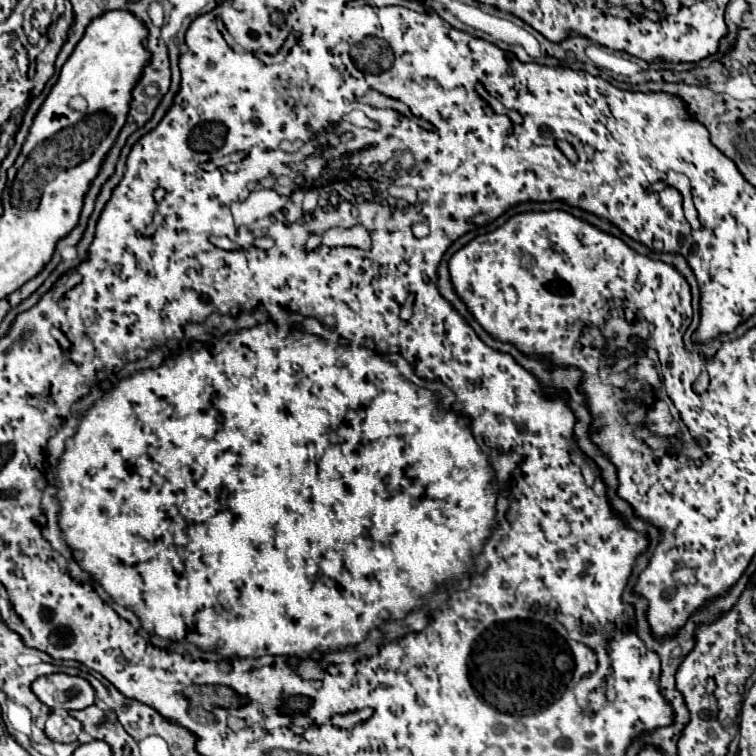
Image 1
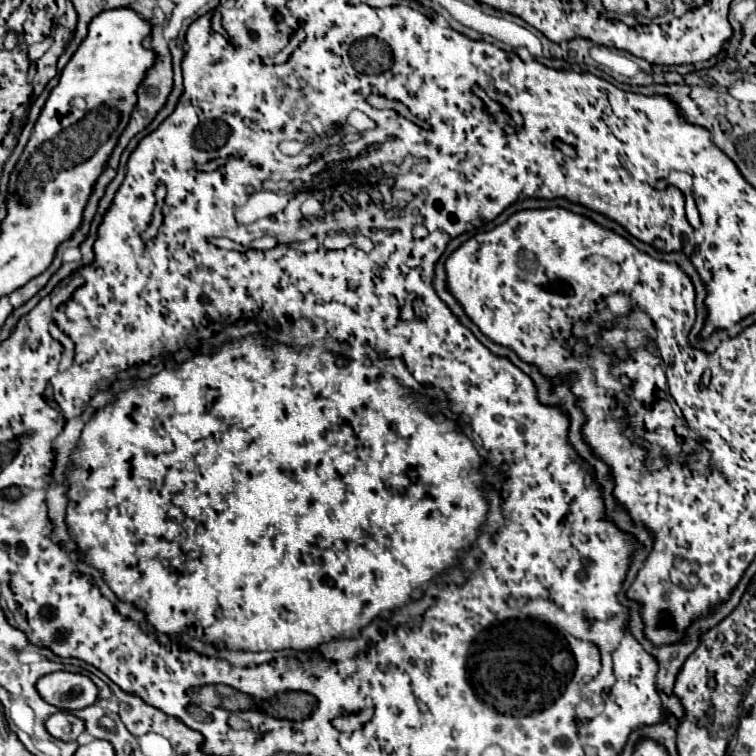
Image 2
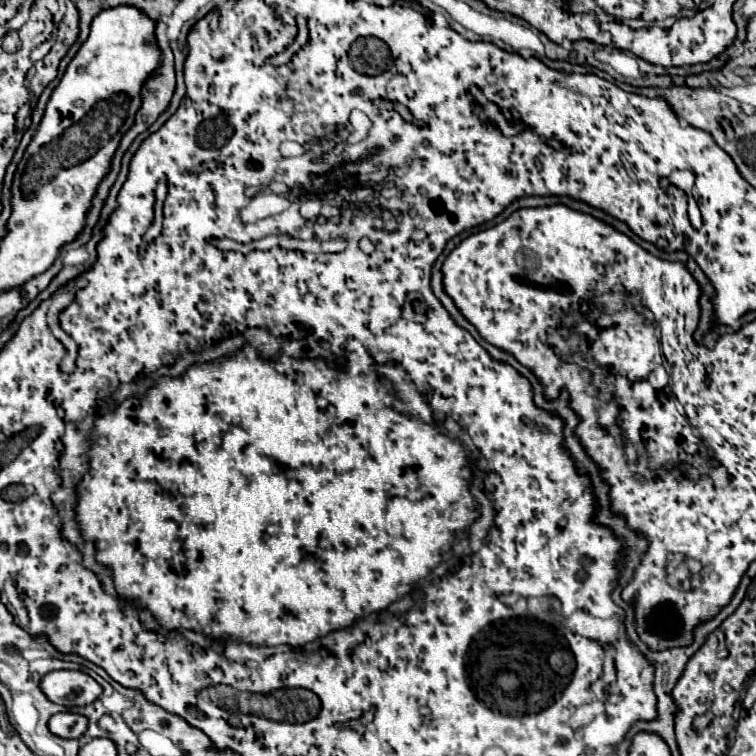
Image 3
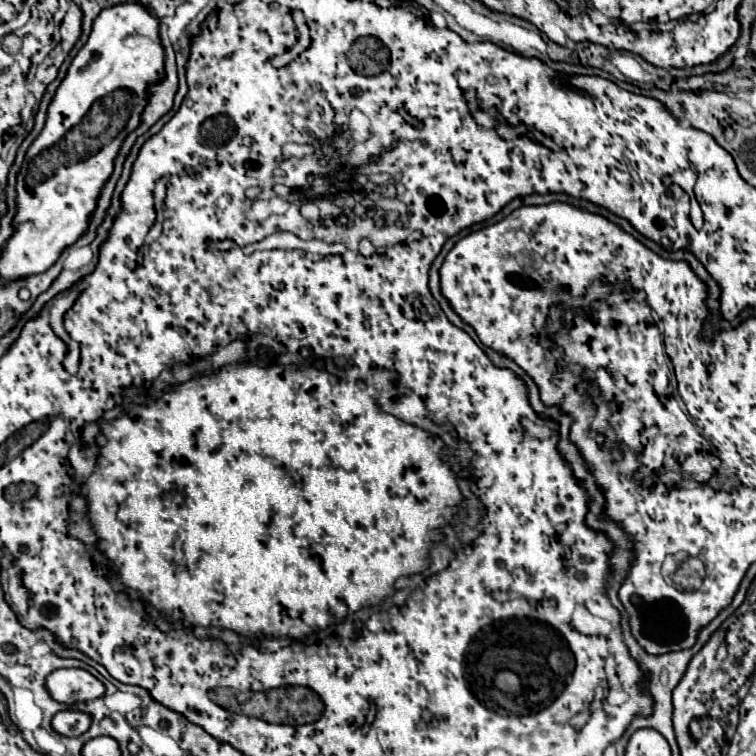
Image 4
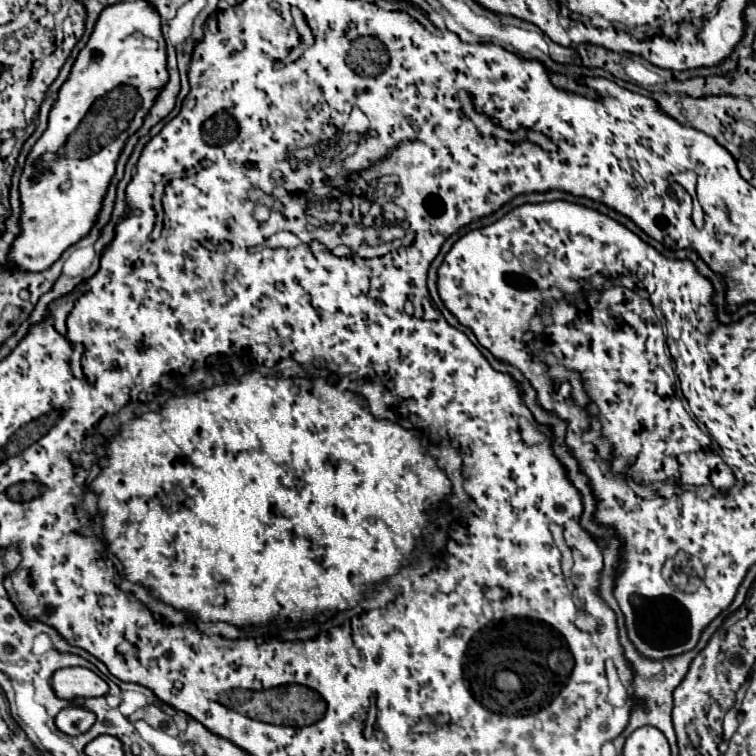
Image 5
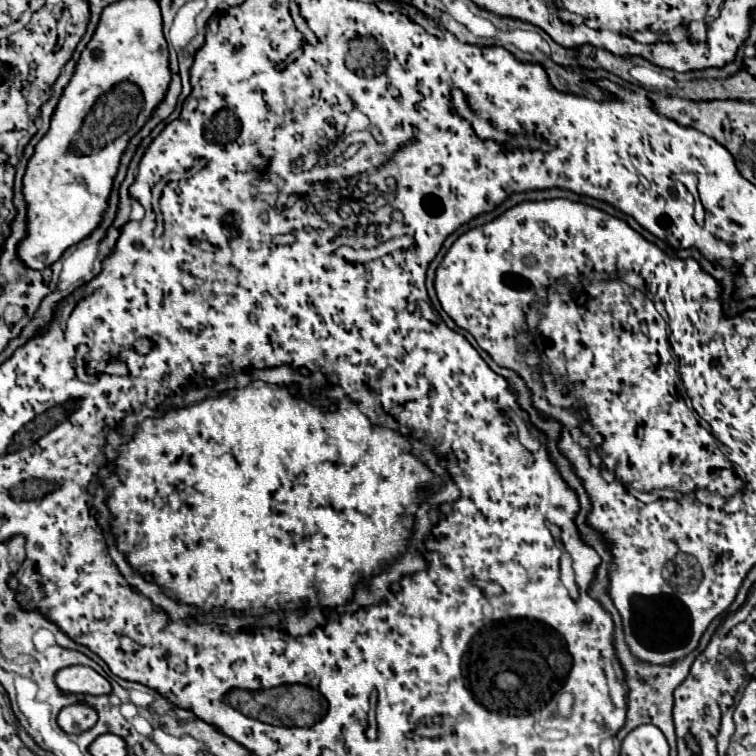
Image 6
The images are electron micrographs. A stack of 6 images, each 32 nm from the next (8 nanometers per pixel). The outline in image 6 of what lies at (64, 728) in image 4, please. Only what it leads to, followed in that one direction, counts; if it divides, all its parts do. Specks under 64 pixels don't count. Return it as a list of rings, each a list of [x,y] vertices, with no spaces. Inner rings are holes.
[[[84,702],[70,704],[58,714],[58,726],[68,734],[80,734],[84,730],[90,730],[96,724],[96,720],[96,710],[88,708],[88,704]]]

